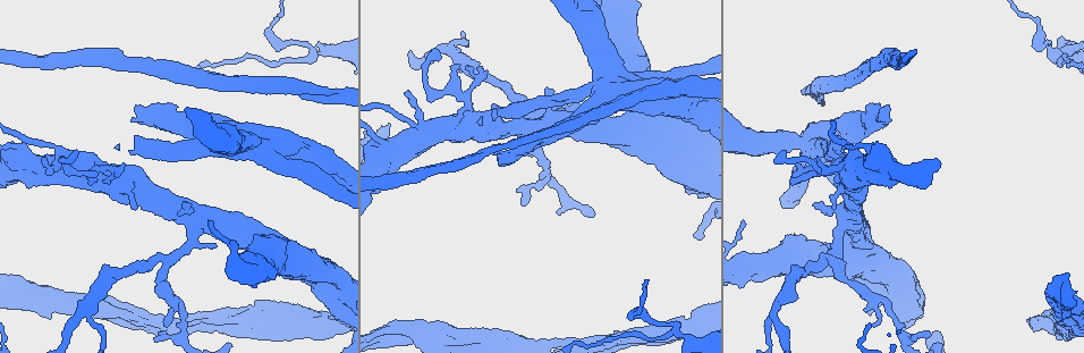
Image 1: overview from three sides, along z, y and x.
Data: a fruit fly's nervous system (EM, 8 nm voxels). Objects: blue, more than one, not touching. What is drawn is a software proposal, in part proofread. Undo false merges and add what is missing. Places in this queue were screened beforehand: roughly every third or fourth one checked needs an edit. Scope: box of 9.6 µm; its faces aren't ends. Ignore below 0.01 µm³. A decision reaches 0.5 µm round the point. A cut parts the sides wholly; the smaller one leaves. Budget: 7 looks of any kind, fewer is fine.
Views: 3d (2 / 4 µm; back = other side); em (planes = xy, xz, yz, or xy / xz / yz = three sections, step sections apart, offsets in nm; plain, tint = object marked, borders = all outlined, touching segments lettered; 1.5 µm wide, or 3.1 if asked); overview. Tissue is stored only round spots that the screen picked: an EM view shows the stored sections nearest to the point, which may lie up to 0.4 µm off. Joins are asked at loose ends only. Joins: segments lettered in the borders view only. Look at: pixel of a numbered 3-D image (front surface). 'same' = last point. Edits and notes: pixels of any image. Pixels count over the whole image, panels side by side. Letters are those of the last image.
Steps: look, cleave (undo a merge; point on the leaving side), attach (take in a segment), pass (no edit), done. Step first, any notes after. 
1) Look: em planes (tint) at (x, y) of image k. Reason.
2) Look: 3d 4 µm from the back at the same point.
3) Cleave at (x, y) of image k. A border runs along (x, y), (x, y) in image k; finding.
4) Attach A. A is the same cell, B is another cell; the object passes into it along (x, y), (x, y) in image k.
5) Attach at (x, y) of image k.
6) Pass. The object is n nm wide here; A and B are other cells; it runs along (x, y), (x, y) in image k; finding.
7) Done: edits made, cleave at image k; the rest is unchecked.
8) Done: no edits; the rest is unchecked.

Look: em planes (borders) at (874, 324) of image 1. Branch stops here.

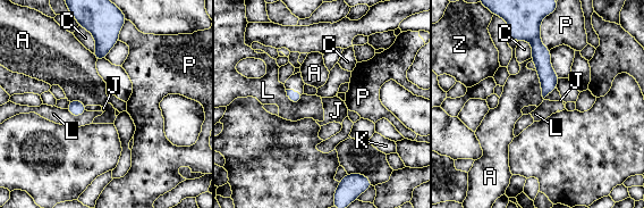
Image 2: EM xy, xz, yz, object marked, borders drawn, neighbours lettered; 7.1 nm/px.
Pass. A, C, J, K, L, P and Z are other cells; none of them fits.

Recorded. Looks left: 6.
Look: em yz step 4 (tint) at (833, 257) of image 1. Three arms meet.

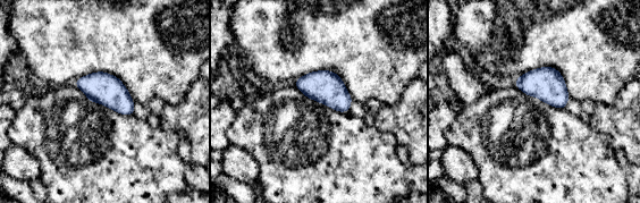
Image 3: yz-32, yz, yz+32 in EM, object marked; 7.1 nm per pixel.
Look: em xy step 8 (borders) at the same point.

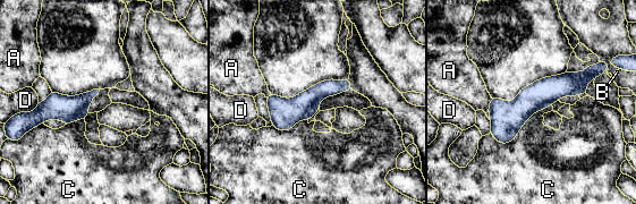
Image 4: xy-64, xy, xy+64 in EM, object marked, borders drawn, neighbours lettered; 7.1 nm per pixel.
Pass. A, B, C and D are other cells; a border runs along (551, 104), (508, 143), (490, 134) in image 4; all the same neuron.

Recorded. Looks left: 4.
Look: 3d 4 µm from the back at (676, 331) of image 1. Two arms in line, one across.

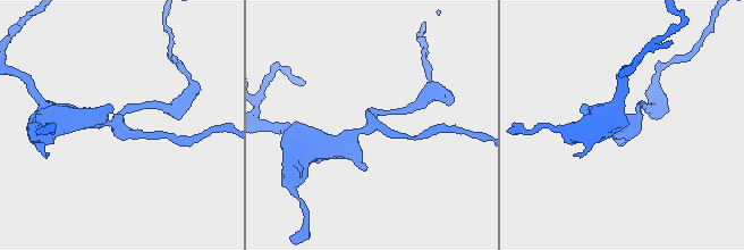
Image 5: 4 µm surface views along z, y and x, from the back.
Look: em planes (plain) at (118, 126) of image 5. 3 arms meet here.

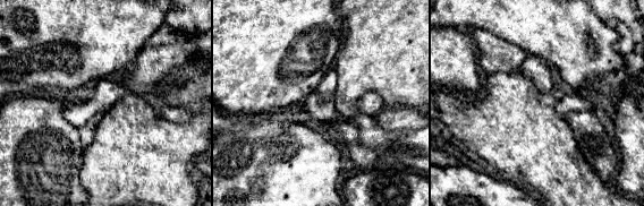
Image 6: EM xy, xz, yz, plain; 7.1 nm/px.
Look: em planes (borders) at the same point. What lies round it.

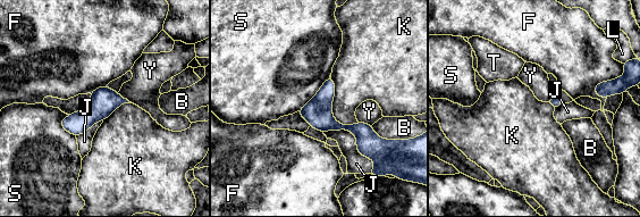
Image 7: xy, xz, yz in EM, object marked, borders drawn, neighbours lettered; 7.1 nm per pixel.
Pass. The object is 190 nm wide here; the longest contact is with J, 440 nm; B, F, J, K, L, S, T and Y are other cells; continuous, no second neuron.

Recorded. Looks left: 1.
Done: no edits; the rest is unchecked.

